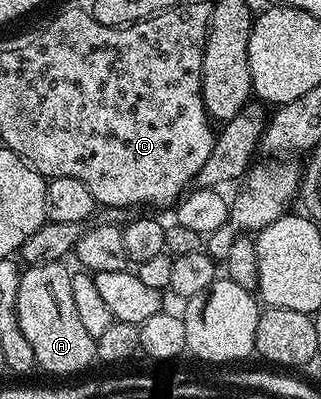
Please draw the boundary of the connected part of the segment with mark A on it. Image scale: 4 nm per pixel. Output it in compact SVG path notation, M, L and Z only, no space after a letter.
M62 262L37 263L28 266L20 274L17 285L17 321L21 325L21 333L25 333L25 341L33 349L33 357L40 368L52 371L55 375L71 375L74 371L83 371L90 363L96 362L95 339L81 325L77 308L73 302L72 272L63 268Z

